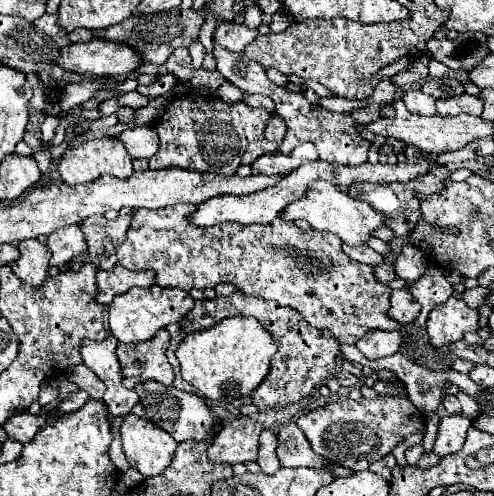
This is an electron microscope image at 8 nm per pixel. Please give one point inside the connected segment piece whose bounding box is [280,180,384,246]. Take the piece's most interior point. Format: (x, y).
(325, 207)

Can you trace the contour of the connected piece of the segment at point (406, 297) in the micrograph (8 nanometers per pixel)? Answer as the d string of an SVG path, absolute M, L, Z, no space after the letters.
M406 288L394 290L390 302L392 302L392 306L388 310L388 316L402 326L412 324L416 320L416 316L420 314L420 304L412 298L412 294Z

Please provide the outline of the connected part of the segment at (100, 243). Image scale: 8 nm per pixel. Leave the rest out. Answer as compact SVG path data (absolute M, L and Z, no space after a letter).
M130 214L118 216L116 220L106 220L104 216L88 216L88 220L80 222L88 248L68 262L68 270L78 272L84 264L92 264L96 270L112 270L118 264L116 248L124 242L128 226Z

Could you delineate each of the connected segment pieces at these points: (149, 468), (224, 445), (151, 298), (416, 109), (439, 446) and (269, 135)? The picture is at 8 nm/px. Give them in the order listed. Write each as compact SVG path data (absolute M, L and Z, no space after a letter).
M126 416L120 426L122 450L132 468L136 468L144 478L158 476L172 462L176 452L176 440L158 428L156 424Z
M234 418L222 426L222 430L216 434L212 446L208 448L208 458L216 464L228 462L250 462L258 456L258 436L264 430L264 426L254 420L254 428L250 418Z
M130 288L126 294L116 296L112 304L108 306L108 322L110 322L110 334L124 344L136 344L146 342L150 336L154 336L160 328L180 322L190 310L194 308L194 300L188 292L178 288Z
M404 90L402 96L404 106L412 112L412 114L424 114L424 116L434 116L436 114L436 104L434 98L420 92L420 90Z
M454 414L454 416L444 416L440 418L440 432L434 444L434 452L438 456L454 454L462 448L466 440L466 432L470 428L470 418Z
M272 114L272 120L268 120L268 126L264 130L264 138L266 140L272 140L276 144L282 144L282 138L286 134L286 124L284 120L280 120L280 116Z

